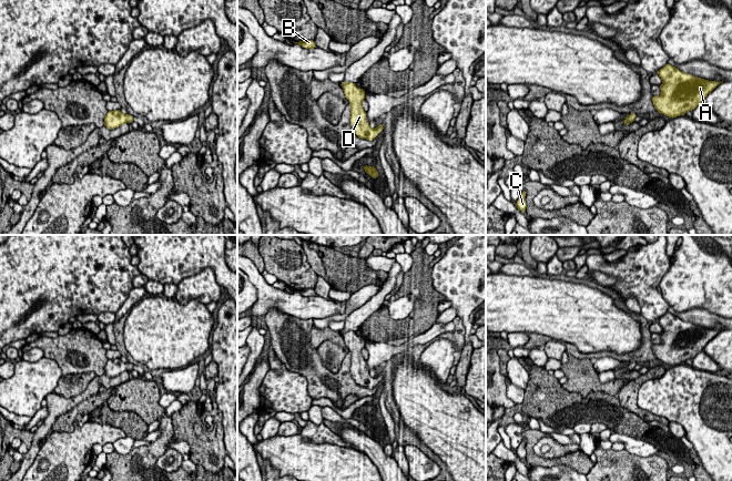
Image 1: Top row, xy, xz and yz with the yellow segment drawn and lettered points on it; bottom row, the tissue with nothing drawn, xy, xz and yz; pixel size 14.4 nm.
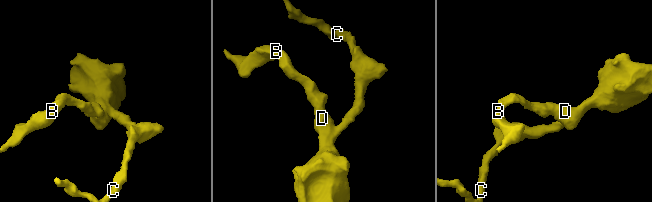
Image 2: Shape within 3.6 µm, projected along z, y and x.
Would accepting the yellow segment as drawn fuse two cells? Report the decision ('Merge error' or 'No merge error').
No merge error

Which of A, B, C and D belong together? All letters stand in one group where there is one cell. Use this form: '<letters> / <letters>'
A B C D

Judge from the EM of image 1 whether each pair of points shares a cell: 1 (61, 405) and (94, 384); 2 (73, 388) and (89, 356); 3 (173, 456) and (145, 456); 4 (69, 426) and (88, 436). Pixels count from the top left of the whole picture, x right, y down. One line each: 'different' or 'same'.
1: same
2: different
3: different
4: different

